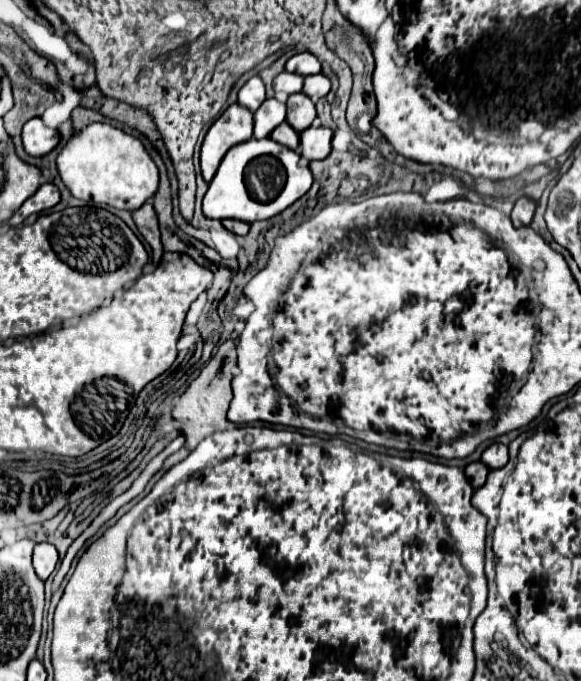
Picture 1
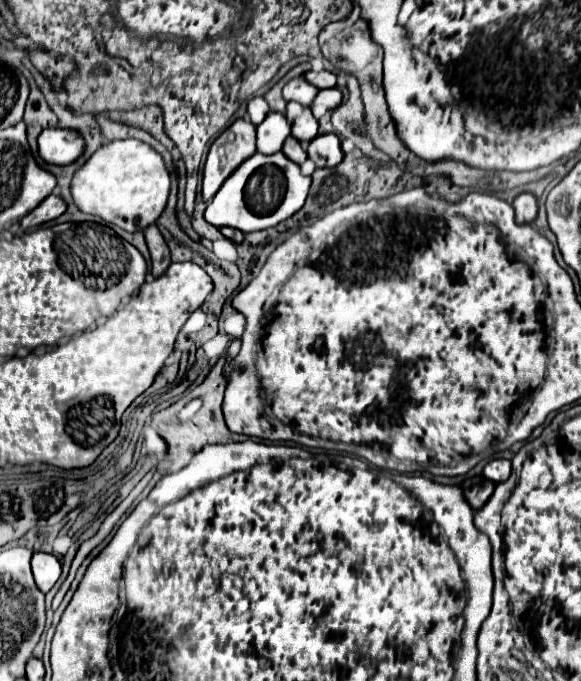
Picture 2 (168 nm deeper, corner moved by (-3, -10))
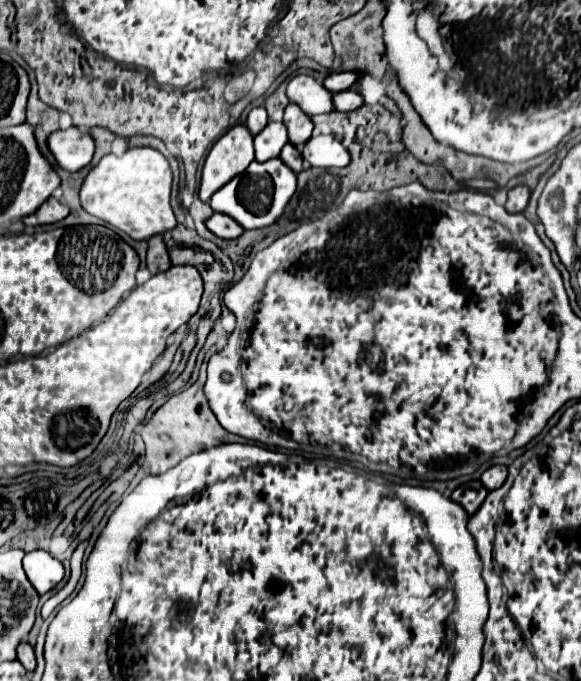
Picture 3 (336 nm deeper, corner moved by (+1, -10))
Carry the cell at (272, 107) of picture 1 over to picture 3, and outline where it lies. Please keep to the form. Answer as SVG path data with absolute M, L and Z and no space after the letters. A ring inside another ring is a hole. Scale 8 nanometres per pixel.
M268 122L260 134L254 136L254 148L256 148L256 160L266 162L270 158L280 156L280 150L288 142L286 126L284 122Z

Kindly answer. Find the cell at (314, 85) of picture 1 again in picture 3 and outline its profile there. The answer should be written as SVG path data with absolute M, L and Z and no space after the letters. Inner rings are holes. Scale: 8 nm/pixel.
M344 90L344 92L336 92L334 94L334 110L342 110L342 112L350 112L356 110L358 106L362 106L362 96L354 90Z

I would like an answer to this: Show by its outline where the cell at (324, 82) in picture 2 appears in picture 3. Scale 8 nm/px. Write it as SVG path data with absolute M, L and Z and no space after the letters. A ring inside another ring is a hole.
M330 72L322 84L328 92L342 92L352 88L352 84L358 80L358 76L354 76L354 72Z

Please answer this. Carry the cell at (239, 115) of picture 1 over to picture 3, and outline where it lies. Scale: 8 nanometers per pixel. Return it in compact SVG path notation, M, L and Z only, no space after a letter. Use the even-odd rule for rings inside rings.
M236 124L210 148L198 190L202 202L208 202L216 190L248 168L254 160L252 138L244 124Z

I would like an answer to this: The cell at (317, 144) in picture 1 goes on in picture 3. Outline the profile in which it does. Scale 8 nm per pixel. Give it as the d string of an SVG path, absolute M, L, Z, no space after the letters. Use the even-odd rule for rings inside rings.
M334 134L312 136L306 142L306 146L302 150L302 156L304 156L304 160L310 162L310 166L318 166L318 168L336 166L336 168L342 168L342 166L346 166L350 162L350 154L348 154L348 150L346 150L346 156L334 154L334 152L338 152L338 150L334 150L334 146L338 146L338 144L340 142L336 140Z

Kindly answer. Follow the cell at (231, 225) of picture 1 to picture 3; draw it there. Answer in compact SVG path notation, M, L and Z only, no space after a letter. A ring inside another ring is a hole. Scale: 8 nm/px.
M212 214L206 220L206 226L218 238L226 238L226 240L234 240L234 238L238 238L244 232L244 228L236 220L232 220L230 216L222 216L222 214Z

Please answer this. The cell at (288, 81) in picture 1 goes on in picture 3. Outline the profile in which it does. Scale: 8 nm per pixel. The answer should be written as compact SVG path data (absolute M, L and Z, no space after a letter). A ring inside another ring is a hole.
M304 74L294 76L288 82L286 96L290 102L298 104L308 116L316 116L316 114L334 110L332 92L326 92L326 88L322 88L322 82L314 80L312 76L304 76Z

